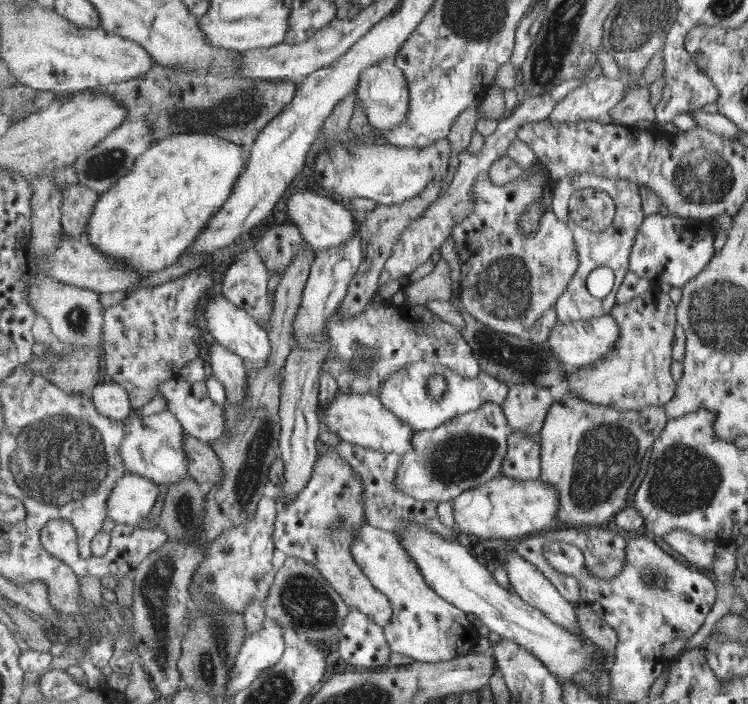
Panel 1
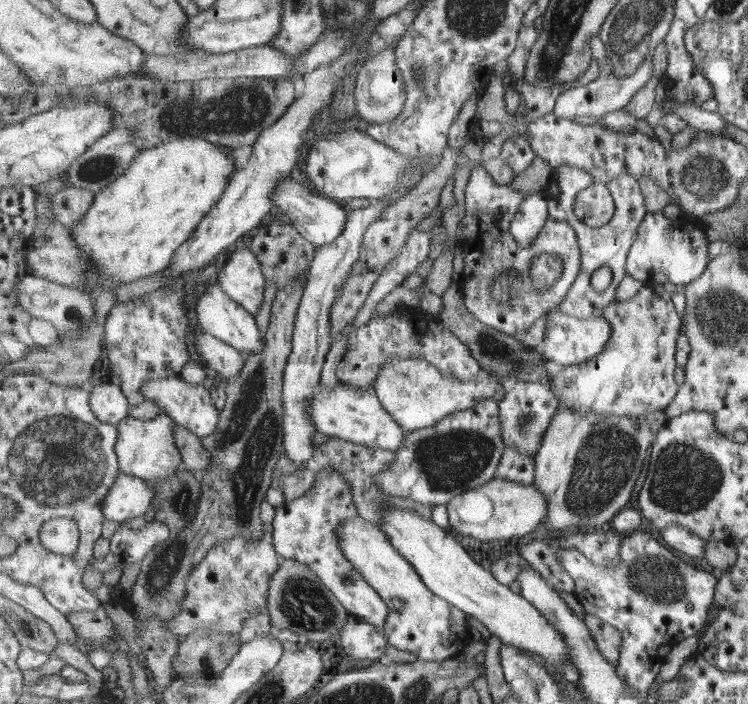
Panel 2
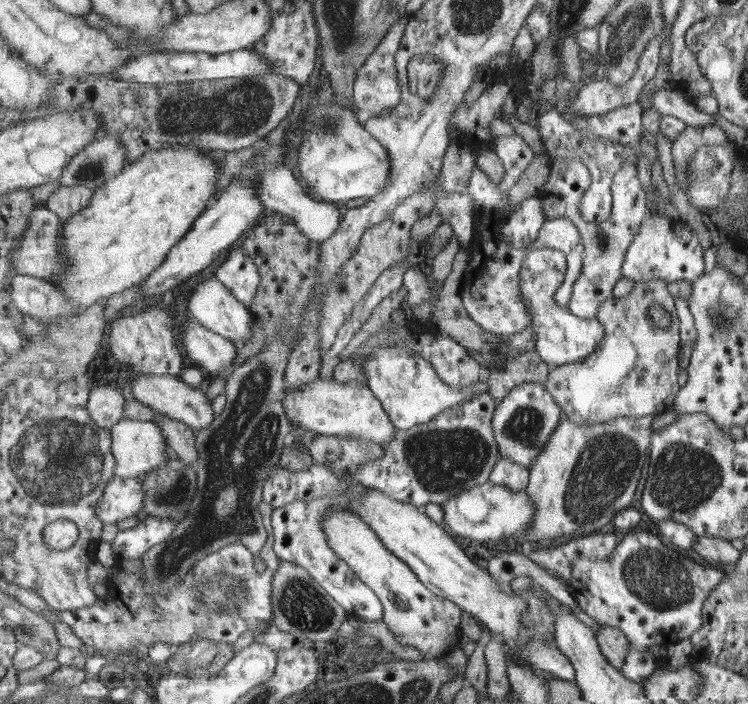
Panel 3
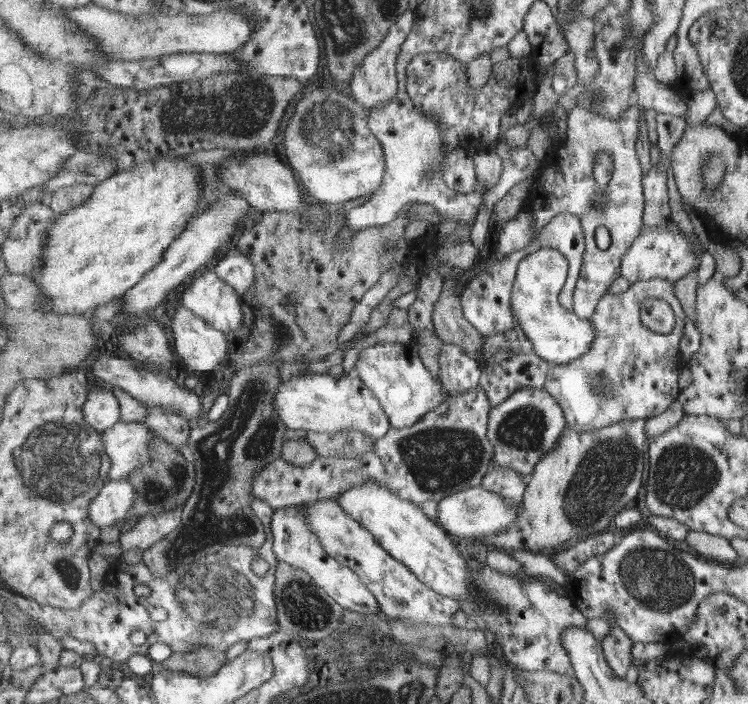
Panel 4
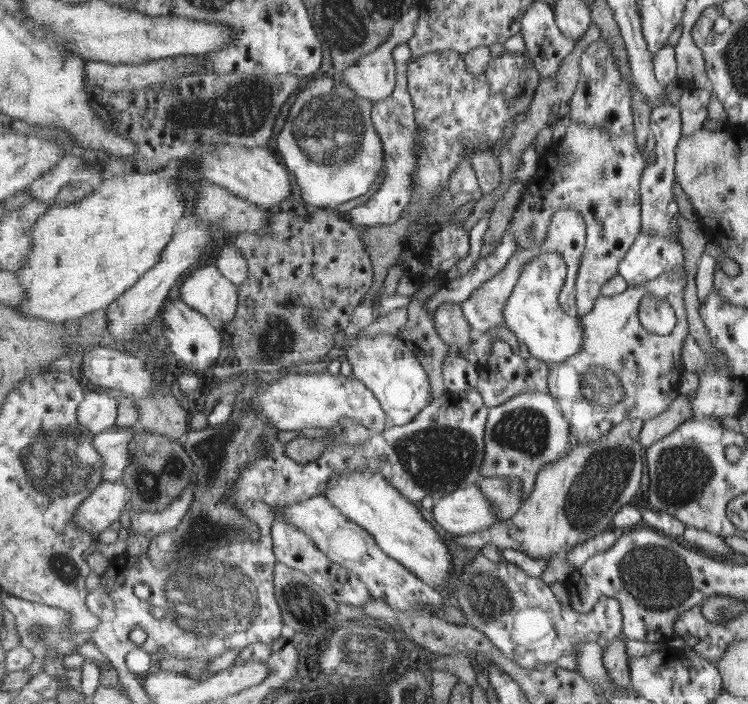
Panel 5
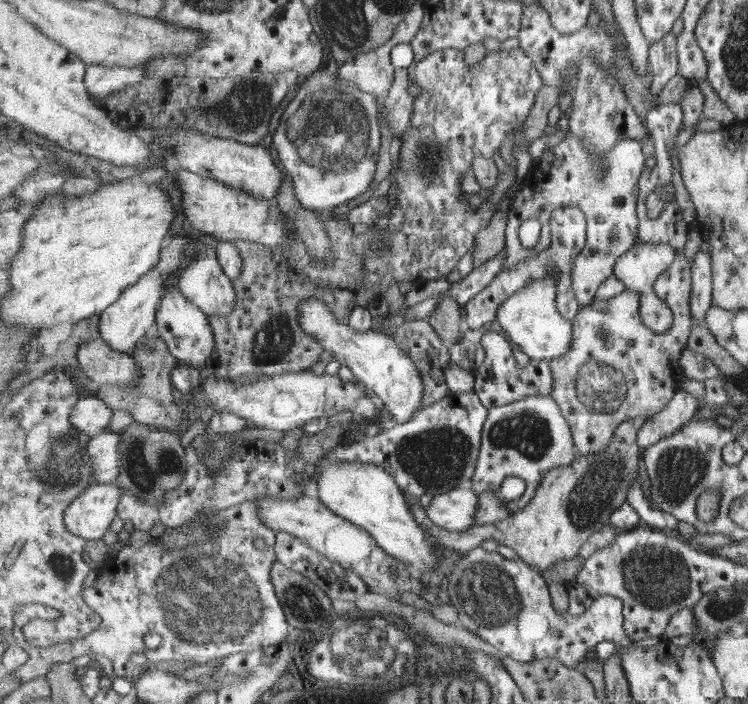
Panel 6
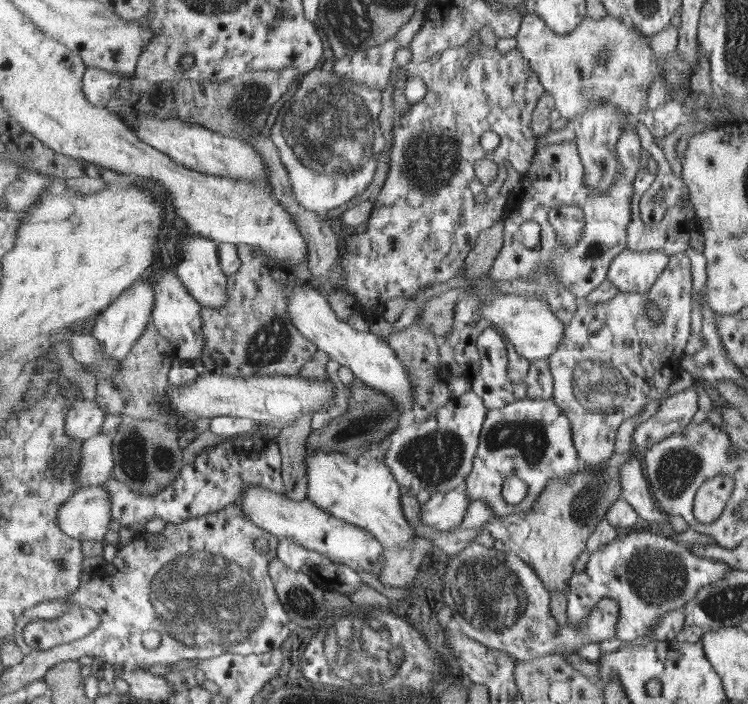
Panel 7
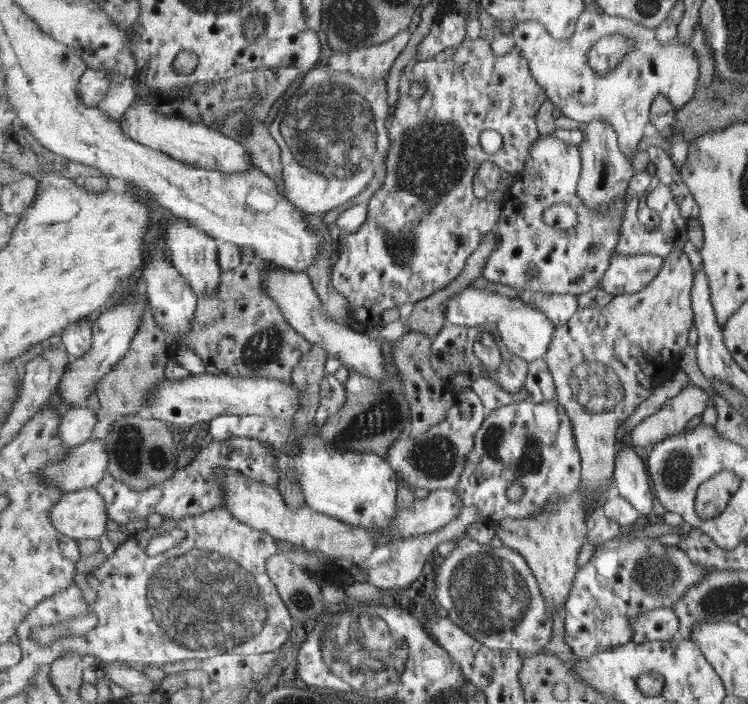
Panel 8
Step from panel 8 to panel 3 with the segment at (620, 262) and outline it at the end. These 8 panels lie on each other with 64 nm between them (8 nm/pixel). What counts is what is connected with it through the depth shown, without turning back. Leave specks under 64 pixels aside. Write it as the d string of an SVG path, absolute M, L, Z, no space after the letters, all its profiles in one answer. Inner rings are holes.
M664 214L649 216L642 225L634 243L629 248L623 265L623 274L635 281L661 279L667 282L685 280L693 282L705 272L705 250L699 236L689 229L689 224L677 219L668 219Z

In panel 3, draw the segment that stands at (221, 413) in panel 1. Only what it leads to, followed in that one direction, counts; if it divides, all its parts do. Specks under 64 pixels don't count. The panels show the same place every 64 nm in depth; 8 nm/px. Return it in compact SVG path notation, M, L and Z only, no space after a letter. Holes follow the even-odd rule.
M136 374L135 380L131 380L131 390L135 399L145 402L154 412L165 413L171 418L189 423L195 432L209 428L217 417L212 400L208 401L206 394L199 388L187 386L178 375Z

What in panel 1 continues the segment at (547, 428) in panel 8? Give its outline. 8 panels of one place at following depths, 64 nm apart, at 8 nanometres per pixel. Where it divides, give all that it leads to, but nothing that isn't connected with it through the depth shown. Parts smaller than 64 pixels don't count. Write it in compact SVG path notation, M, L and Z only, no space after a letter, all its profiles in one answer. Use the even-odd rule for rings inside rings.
M519 384L510 388L502 408L513 432L523 436L540 436L553 404L555 400L549 388L537 384Z

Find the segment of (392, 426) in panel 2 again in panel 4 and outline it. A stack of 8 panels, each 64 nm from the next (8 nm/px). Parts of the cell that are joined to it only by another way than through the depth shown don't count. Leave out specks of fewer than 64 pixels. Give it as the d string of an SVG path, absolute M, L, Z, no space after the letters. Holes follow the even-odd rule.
M353 368L347 376L333 377L331 372L321 375L290 377L281 383L275 393L275 410L283 424L290 429L303 429L318 433L337 433L343 429L357 429L375 440L385 436L392 424L386 410L375 393L363 383Z

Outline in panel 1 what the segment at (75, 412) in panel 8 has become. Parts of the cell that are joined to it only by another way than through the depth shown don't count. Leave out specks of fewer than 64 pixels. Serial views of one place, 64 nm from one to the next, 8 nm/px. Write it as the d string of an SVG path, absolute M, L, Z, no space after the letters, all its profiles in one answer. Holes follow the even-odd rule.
M118 383L97 385L92 400L103 416L114 420L125 421L133 410L127 389Z

